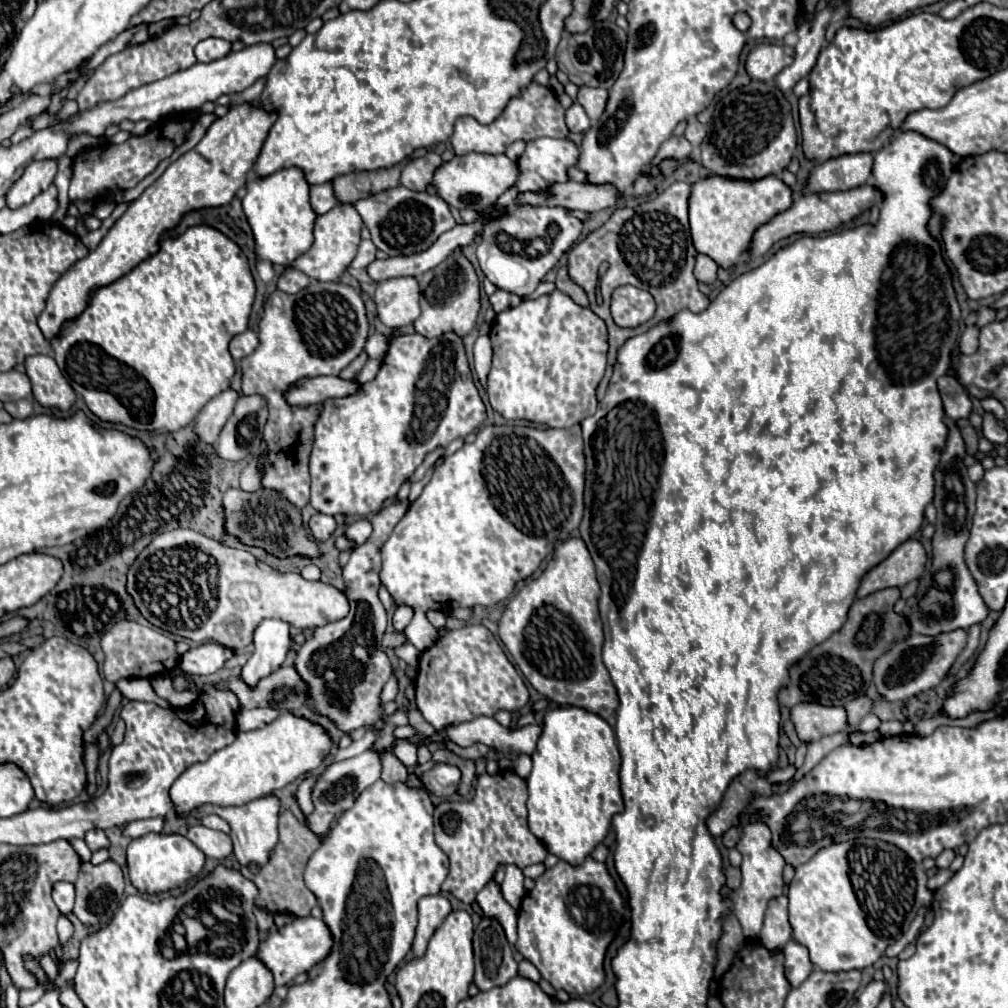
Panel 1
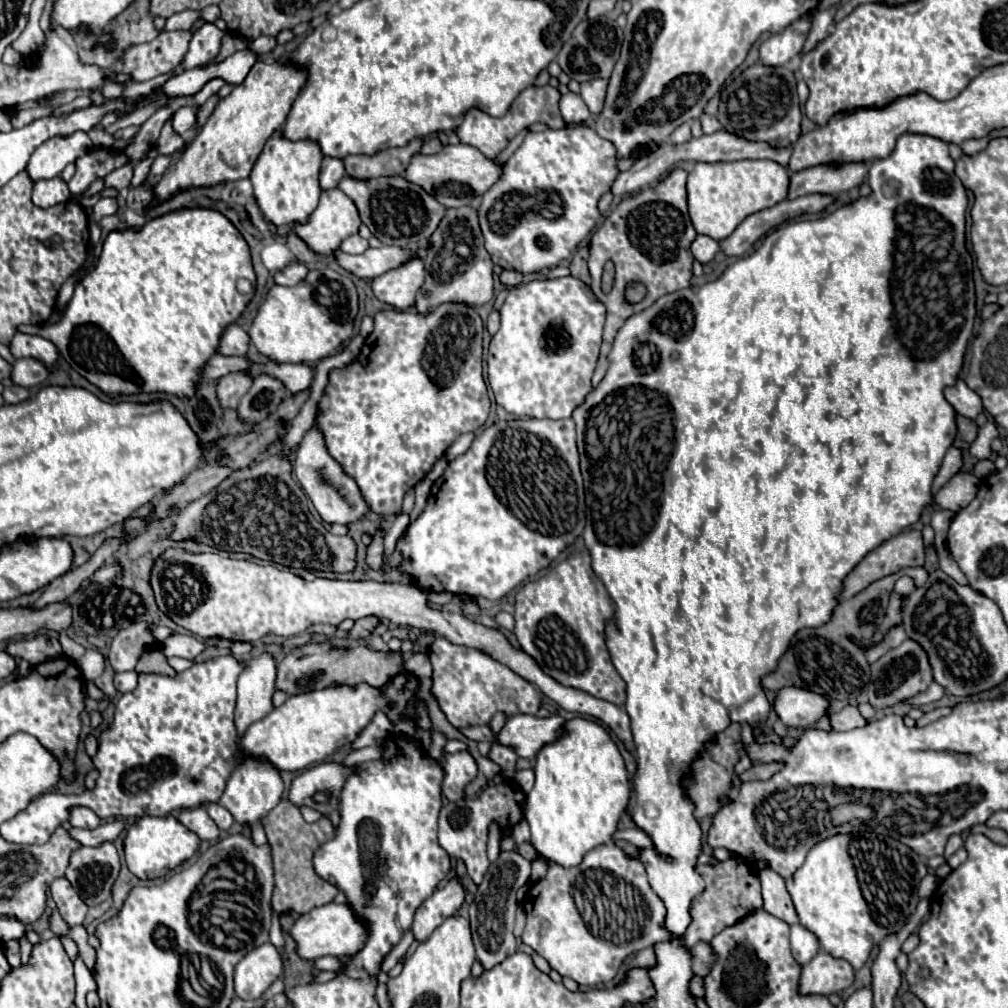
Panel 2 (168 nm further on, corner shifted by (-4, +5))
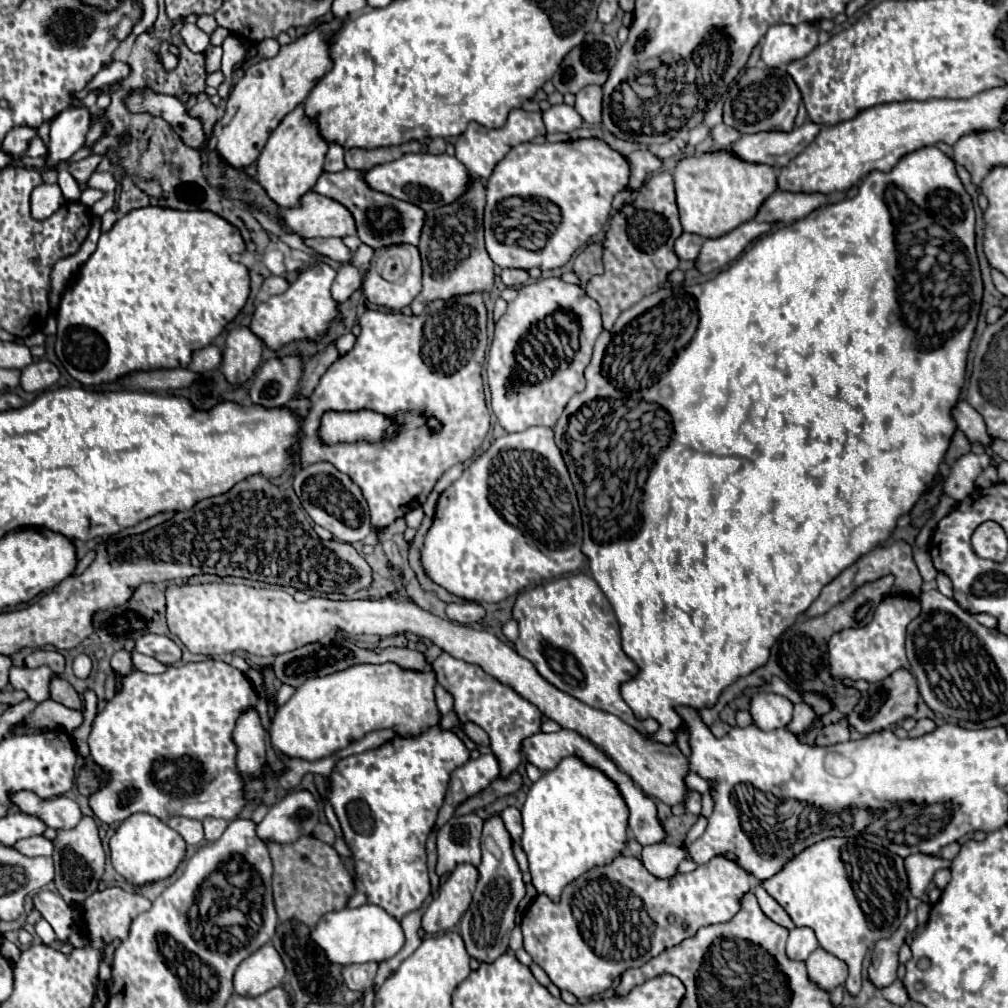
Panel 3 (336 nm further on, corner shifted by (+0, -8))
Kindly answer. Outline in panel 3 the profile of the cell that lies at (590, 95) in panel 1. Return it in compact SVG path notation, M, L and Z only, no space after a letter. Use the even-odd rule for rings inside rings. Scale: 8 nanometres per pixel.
M585 86L575 94L575 110L587 124L601 124L601 86Z

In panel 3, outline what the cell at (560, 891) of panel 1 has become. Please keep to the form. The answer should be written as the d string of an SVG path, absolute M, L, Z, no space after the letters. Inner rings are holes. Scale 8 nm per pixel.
M617 856L611 864L597 866L571 882L563 890L561 902L555 904L543 894L535 898L521 922L525 950L531 954L533 962L547 972L559 990L569 990L579 1002L586 1003L611 988L613 980L627 968L643 966L663 950L693 936L703 926L731 920L739 912L741 896L749 892L749 886L751 876L735 862L721 856L711 858L693 872L675 874L667 880L653 876L637 858Z

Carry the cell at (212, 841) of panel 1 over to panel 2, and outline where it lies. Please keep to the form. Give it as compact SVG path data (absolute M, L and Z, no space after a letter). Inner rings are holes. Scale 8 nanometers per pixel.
M197 807L197 809L191 809L191 811L183 811L179 815L179 821L187 829L197 833L199 839L203 839L203 841L219 841L219 837L221 837L221 829L211 821L211 817L207 815L207 811L203 807Z

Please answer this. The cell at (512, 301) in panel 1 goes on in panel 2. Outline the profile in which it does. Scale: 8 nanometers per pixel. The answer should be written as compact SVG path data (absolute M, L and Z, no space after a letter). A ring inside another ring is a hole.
M503 271L503 273L499 275L499 279L501 279L501 283L503 283L505 287L517 287L517 285L523 281L523 275L517 273L517 271Z

